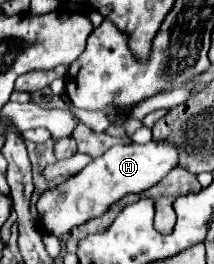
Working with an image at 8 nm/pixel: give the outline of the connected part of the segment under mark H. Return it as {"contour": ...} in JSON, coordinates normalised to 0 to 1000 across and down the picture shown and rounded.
{"contour":[[[692,538],[673,553],[542,545],[355,667],[187,735],[168,765],[178,864],[252,894],[318,886],[355,848],[374,856],[421,826],[477,818],[523,773],[542,773],[589,735],[673,727],[701,705],[738,697],[822,621],[832,621],[832,576],[794,538]]]}

